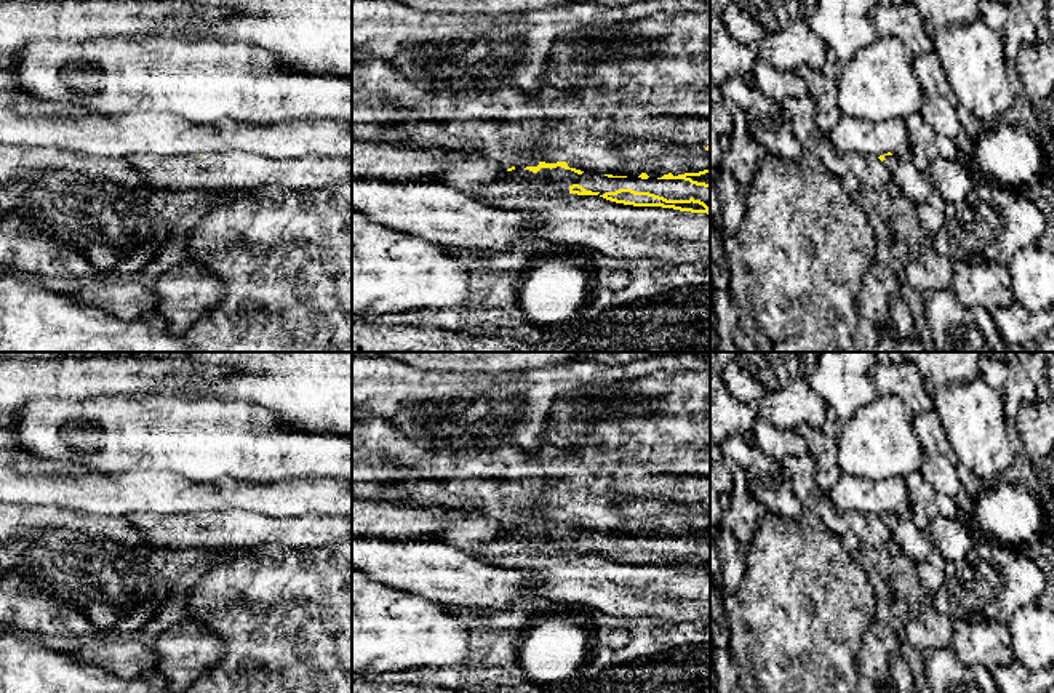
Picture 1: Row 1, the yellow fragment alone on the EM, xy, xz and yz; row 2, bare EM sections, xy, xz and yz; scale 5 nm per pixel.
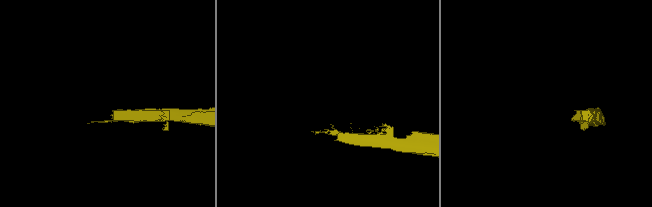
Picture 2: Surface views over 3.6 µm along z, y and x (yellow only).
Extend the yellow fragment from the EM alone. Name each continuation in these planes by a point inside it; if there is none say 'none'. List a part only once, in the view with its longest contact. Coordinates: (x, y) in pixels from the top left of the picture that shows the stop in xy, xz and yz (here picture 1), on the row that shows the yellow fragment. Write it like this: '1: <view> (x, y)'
1: xz (467, 170)

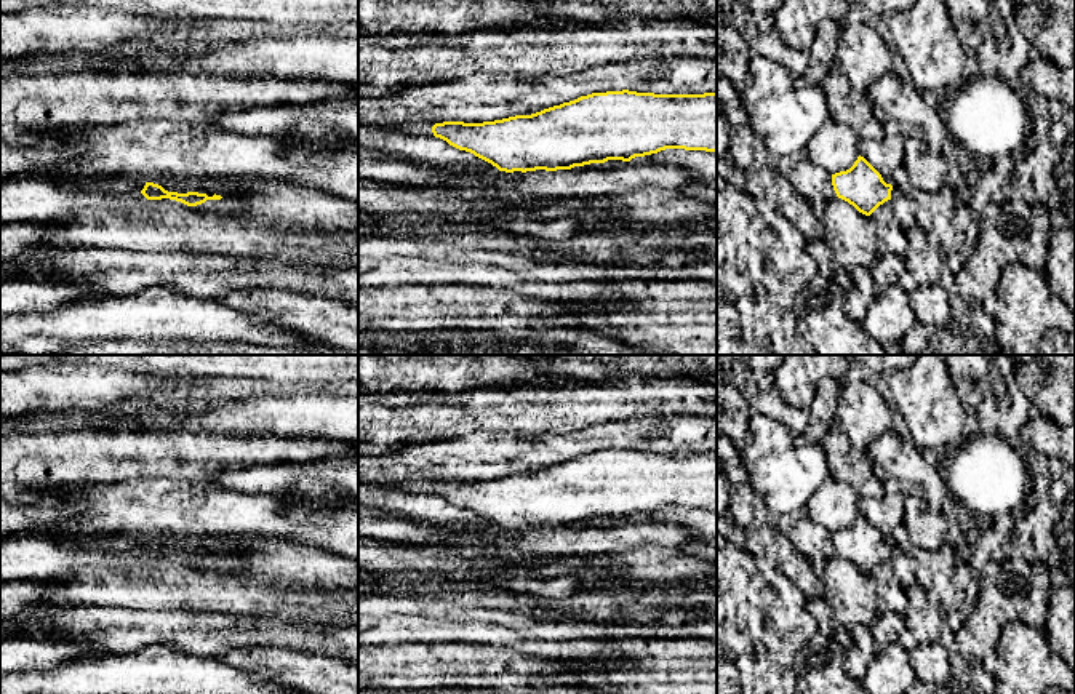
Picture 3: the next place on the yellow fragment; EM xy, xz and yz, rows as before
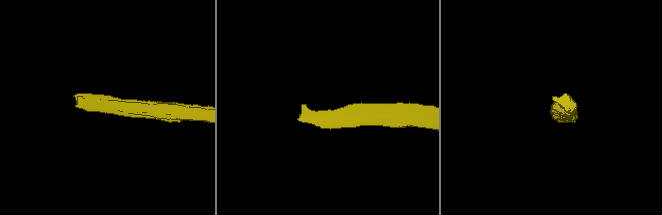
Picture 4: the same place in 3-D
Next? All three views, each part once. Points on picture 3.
1: xz (408, 127)

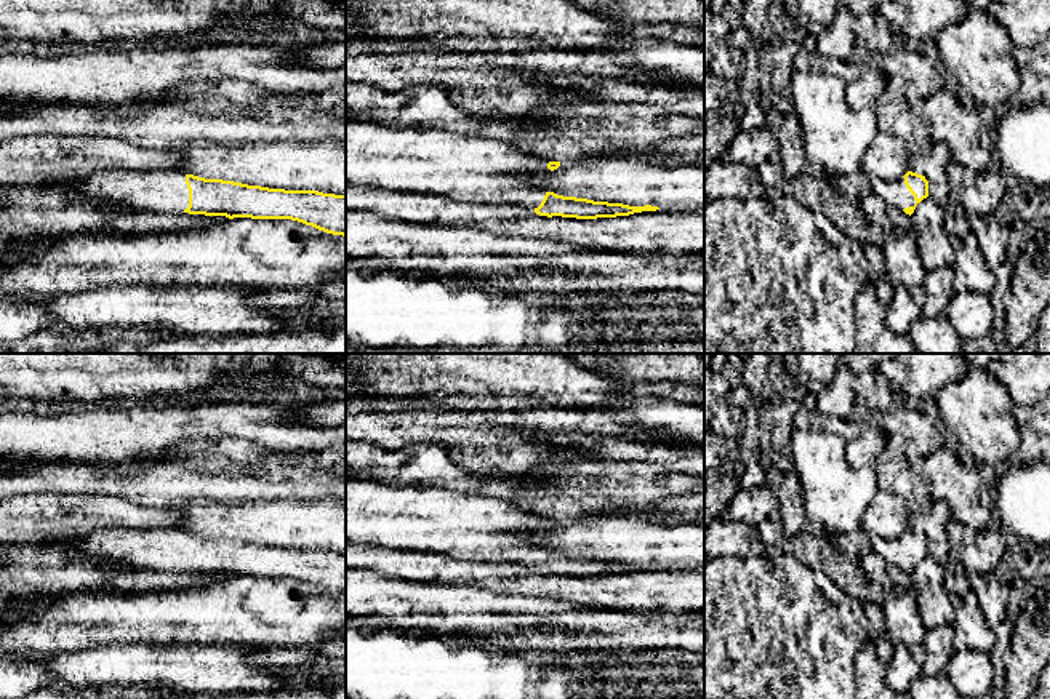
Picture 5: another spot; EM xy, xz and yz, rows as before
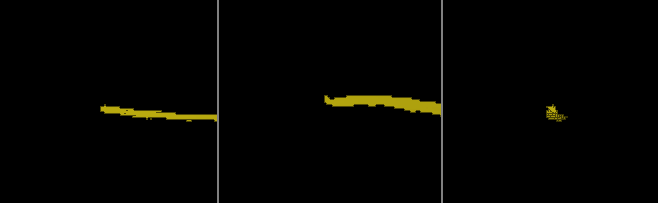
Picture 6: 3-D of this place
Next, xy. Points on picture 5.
1: xy (164, 191)

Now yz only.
1: yz (895, 192)

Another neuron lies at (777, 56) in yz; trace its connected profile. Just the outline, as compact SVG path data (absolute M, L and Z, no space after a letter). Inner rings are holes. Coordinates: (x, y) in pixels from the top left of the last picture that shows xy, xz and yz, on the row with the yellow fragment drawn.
M773 37L767 43L759 43L760 66L760 98L783 115L794 114L794 98L791 94L791 77L794 74L794 58L800 43Z

